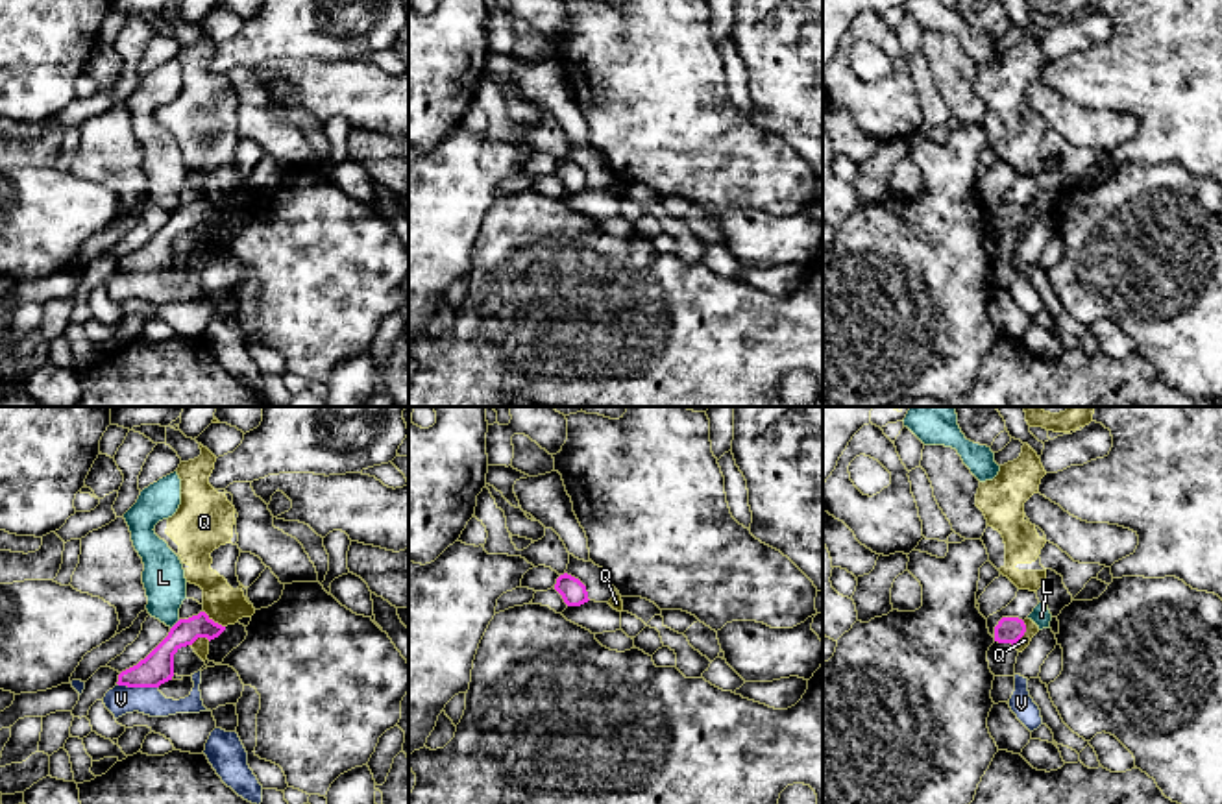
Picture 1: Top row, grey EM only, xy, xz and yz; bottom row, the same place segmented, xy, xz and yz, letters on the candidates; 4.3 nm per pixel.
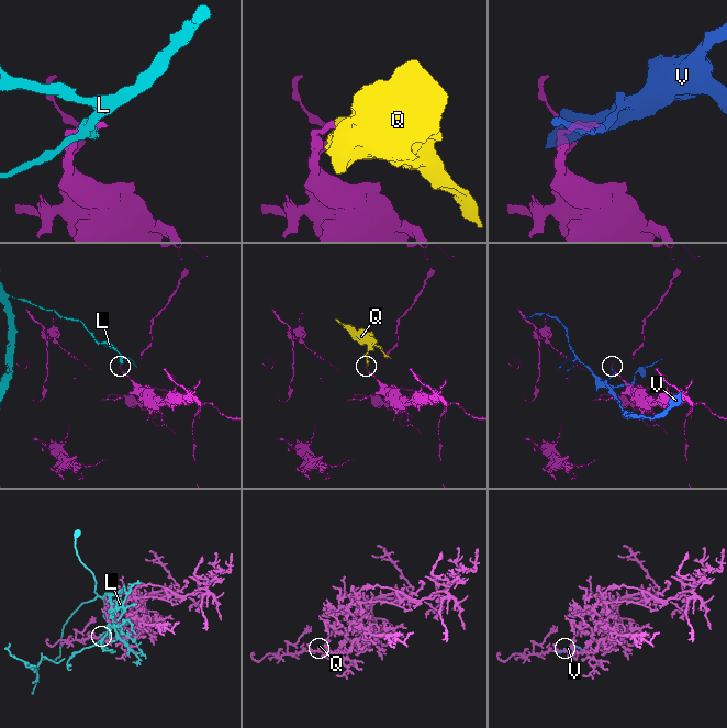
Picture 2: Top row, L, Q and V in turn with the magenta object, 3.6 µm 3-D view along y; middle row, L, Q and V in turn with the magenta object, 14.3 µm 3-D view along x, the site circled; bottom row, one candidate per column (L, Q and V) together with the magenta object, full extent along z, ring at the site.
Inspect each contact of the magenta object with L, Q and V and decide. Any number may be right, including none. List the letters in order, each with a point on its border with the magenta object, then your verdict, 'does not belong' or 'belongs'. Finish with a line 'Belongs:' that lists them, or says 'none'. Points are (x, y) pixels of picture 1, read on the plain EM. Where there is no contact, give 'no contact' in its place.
L: xy (174, 211) | does not belong
Q: yz (1023, 220) | does not belong
V: xy (137, 272) | does not belong
Belongs: none

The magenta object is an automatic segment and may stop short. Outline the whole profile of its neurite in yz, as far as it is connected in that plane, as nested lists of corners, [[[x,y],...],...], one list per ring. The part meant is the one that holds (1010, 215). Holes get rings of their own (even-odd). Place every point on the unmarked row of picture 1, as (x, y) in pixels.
[[[1002,203],[995,213],[995,227],[1015,231],[1026,218],[1026,211],[1019,203]]]

